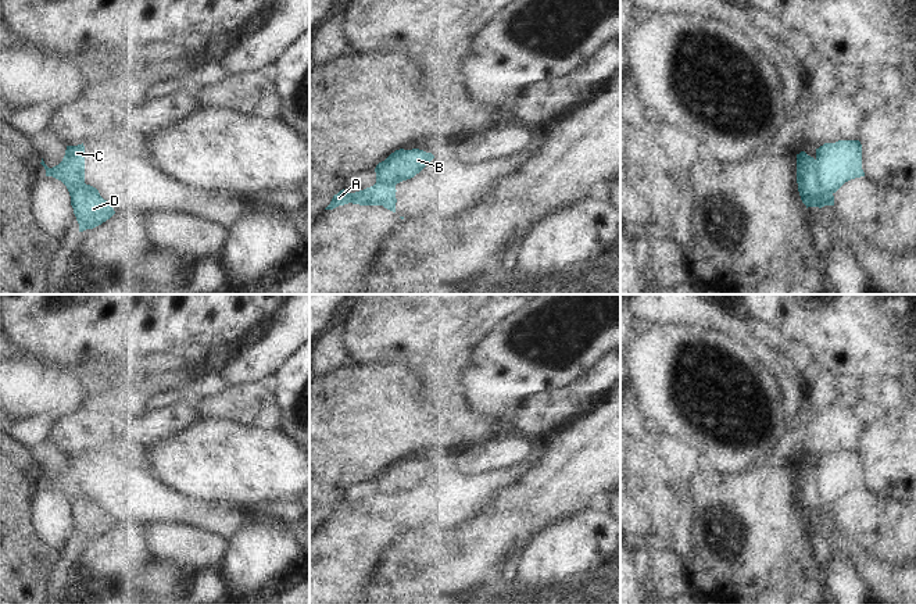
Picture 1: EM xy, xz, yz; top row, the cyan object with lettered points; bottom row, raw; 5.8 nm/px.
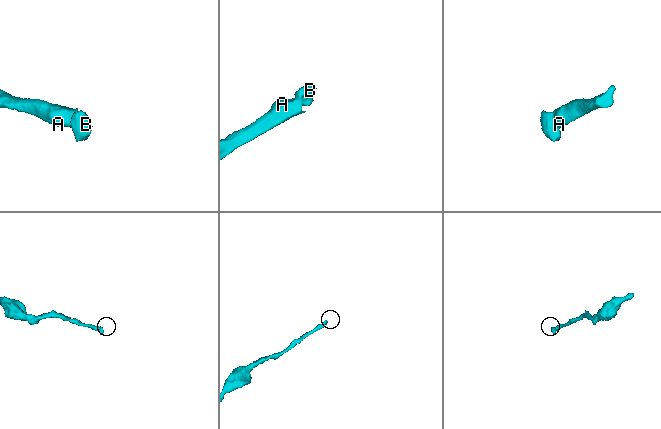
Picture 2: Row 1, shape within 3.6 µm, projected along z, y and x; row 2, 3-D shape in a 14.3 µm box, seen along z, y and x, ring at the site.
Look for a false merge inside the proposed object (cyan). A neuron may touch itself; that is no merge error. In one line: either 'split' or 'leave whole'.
split

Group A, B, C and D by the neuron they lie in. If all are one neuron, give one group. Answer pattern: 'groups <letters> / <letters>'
groups A C / B D

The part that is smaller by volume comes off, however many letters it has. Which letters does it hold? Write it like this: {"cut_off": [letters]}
{"cut_off": ["B", "D"]}

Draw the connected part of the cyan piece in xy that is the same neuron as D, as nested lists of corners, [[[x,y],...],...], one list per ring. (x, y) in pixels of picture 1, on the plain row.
[[[72,494],[68,503],[79,543],[101,536],[115,525],[112,517],[90,496]]]

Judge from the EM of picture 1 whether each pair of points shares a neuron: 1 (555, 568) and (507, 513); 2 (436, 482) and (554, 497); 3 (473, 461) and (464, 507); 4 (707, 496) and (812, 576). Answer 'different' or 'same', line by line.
1: different
2: different
3: different
4: same

